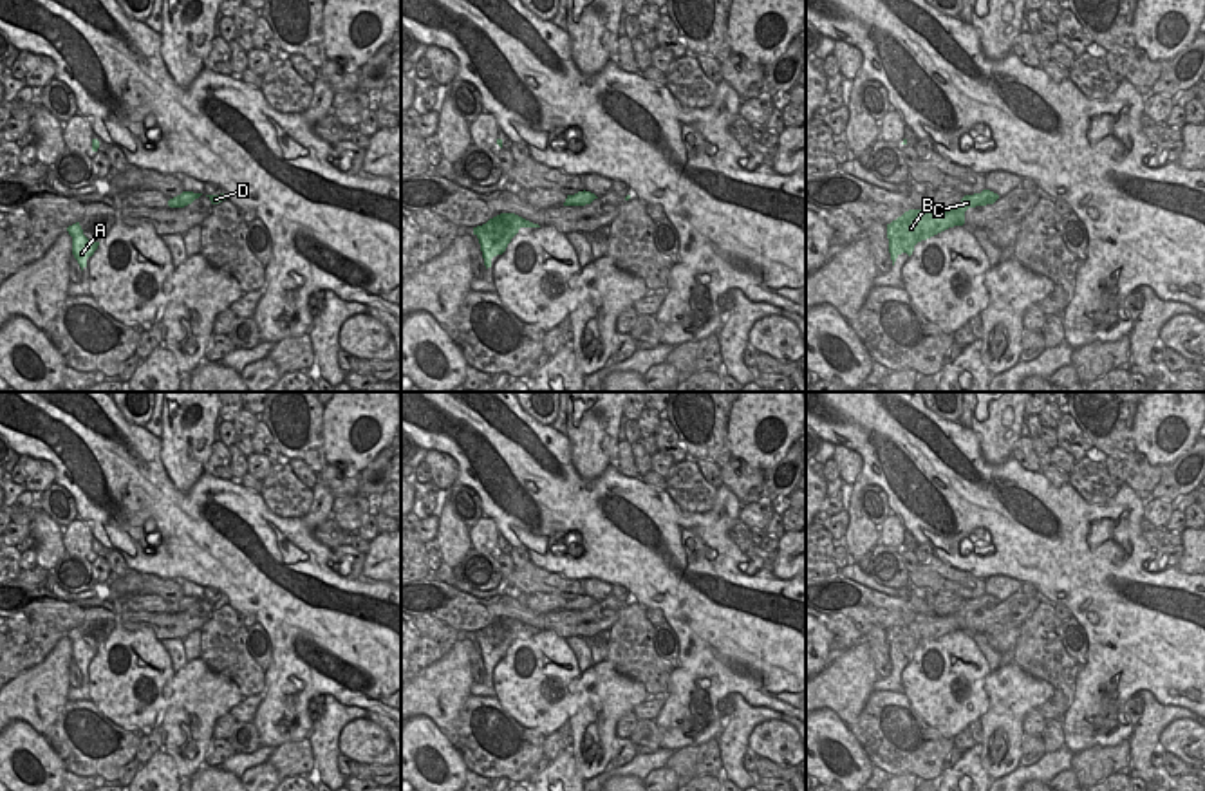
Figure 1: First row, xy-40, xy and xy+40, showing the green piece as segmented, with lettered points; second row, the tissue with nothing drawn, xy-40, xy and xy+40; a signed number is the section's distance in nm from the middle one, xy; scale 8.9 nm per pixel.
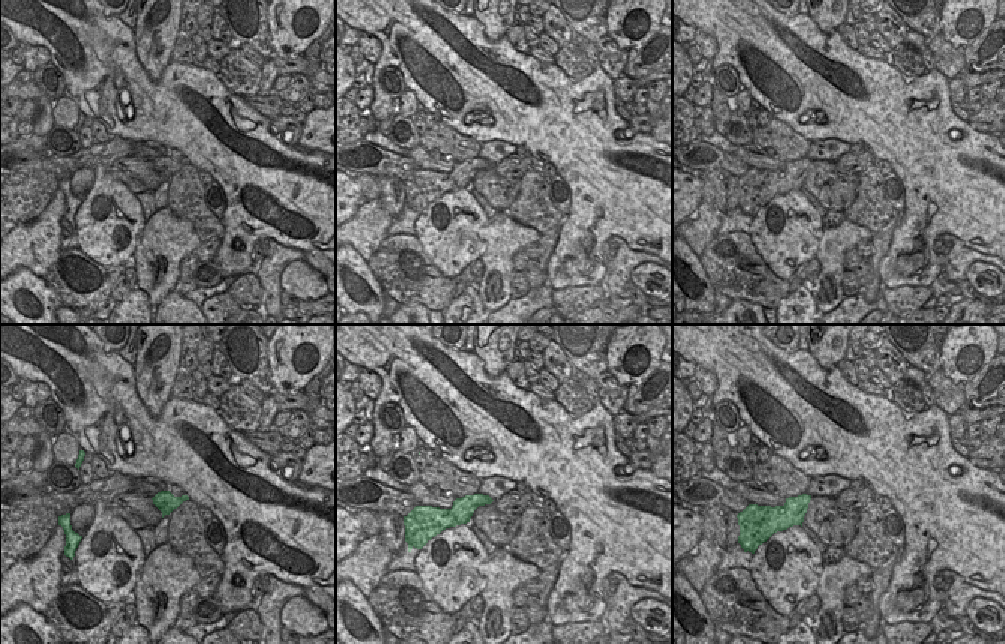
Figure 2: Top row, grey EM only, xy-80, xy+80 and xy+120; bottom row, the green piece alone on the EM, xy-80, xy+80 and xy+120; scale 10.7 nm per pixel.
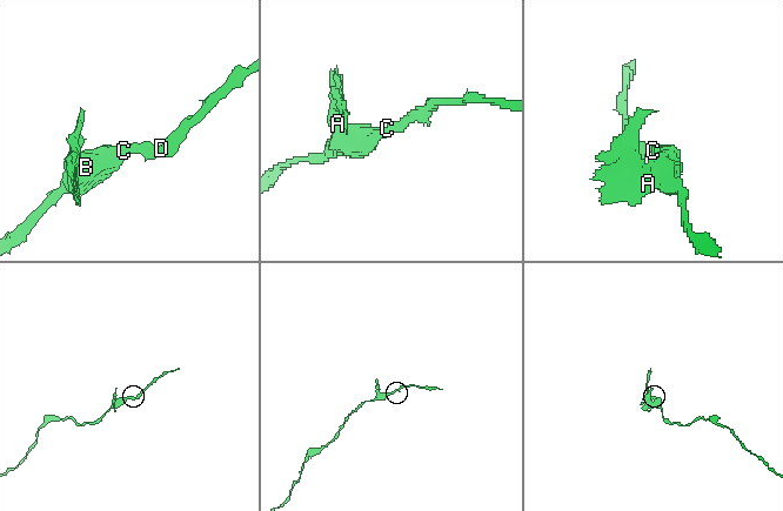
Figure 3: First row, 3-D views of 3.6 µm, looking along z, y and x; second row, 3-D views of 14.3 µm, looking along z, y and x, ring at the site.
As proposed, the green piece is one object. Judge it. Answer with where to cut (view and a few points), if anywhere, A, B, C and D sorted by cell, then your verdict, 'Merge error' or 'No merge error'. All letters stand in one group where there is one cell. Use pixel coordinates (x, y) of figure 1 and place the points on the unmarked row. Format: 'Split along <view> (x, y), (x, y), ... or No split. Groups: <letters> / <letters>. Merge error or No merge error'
Split along xy (483, 629), (483, 634), (494, 645), (503, 642), (510, 645). Groups: A / B C D. Merge error.

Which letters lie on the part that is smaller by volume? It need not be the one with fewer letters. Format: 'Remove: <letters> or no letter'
Remove: A.

